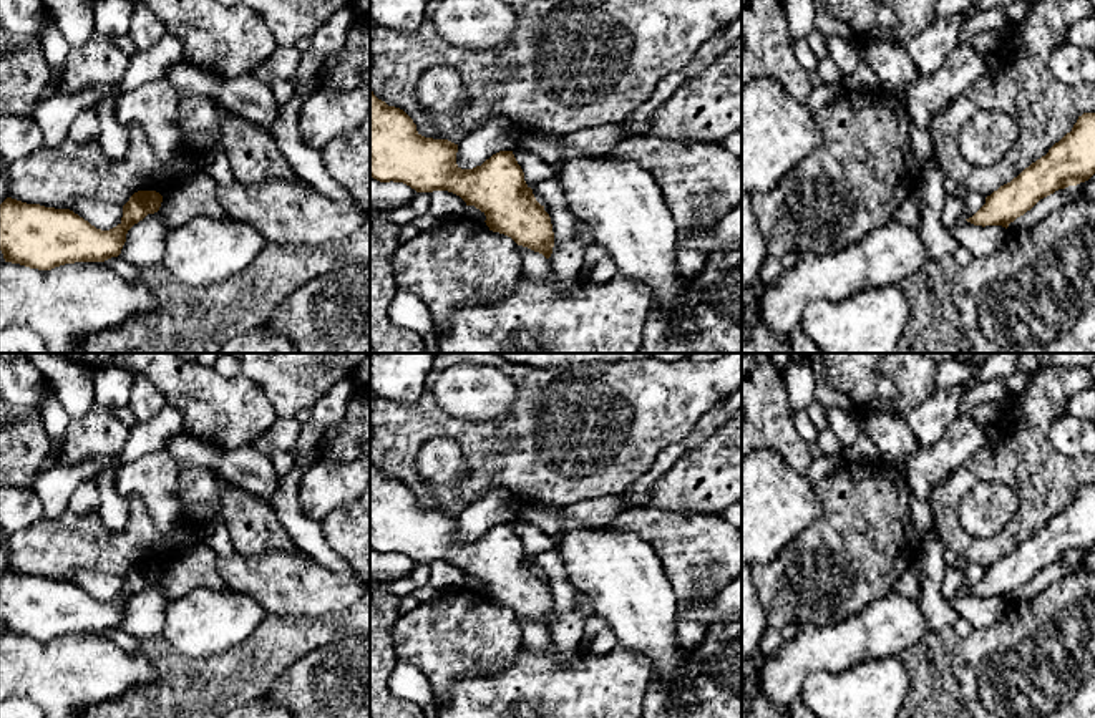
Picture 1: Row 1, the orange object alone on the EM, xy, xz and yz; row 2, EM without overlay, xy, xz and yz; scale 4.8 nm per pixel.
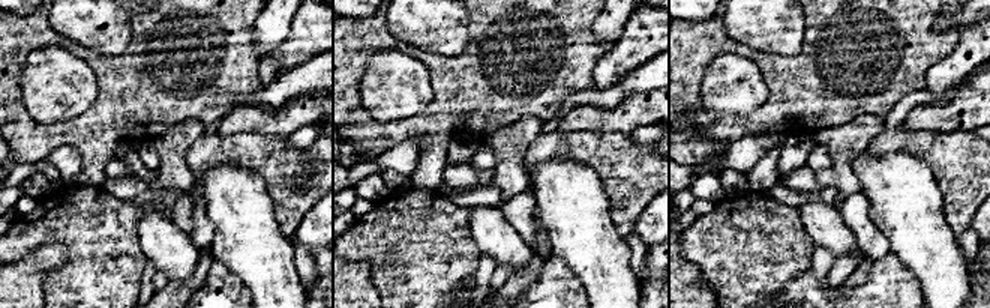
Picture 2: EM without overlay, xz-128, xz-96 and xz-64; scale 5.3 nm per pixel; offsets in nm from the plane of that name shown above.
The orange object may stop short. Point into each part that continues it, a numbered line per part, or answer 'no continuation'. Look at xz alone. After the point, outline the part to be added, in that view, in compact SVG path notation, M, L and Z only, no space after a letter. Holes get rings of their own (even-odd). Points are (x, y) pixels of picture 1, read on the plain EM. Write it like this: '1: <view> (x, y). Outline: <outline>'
no continuation

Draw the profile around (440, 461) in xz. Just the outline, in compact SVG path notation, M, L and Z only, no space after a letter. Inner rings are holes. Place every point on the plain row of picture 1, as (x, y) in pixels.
M430 438L416 454L415 469L428 486L450 486L468 476L461 446L451 438Z

